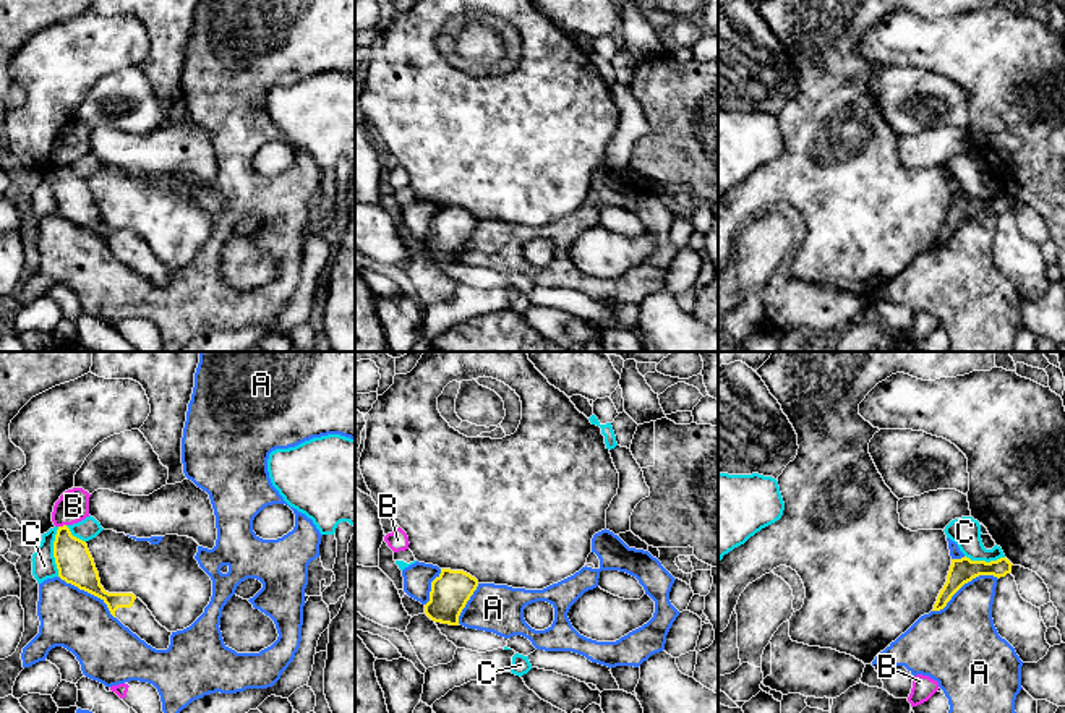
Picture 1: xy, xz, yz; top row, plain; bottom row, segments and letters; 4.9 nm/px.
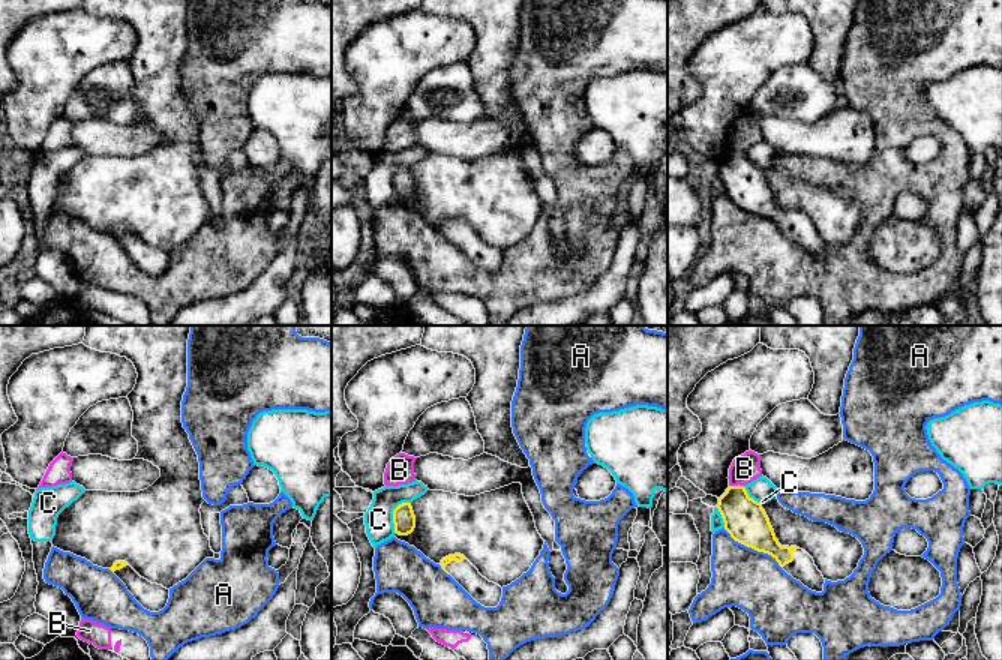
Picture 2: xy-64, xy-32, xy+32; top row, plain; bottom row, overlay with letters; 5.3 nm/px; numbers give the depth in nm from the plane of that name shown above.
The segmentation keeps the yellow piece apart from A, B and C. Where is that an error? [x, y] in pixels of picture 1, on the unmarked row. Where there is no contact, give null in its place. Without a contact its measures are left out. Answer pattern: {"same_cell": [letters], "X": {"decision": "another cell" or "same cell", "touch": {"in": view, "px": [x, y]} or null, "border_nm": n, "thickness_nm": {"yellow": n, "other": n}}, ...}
{"same_cell": [], "A": {"decision": "another cell", "touch": {"in": "yz", "px": [963, 221]}, "border_nm": 360, "thickness_nm": {"yellow": 130, "other": 320}}, "B": {"decision": "another cell", "touch": {"in": "xy", "px": [64, 162]}, "border_nm": 40, "thickness_nm": {"yellow": 180, "other": 160}}, "C": {"decision": "another cell", "touch": {"in": "xy", "px": [54, 188]}, "border_nm": 240, "thickness_nm": {"yellow": 180, "other": 120}}}

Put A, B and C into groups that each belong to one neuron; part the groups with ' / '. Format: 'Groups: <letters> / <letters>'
Groups: A / B / C

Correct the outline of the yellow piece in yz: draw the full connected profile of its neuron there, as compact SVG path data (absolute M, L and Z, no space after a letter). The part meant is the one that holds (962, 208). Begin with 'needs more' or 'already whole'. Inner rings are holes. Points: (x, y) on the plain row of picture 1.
already whole; M969 194L952 196L947 219L940 227L932 248L940 248L947 243L952 233L968 219L979 212L994 212L997 216L1012 209L1012 199L1007 194L997 198L971 198Z

